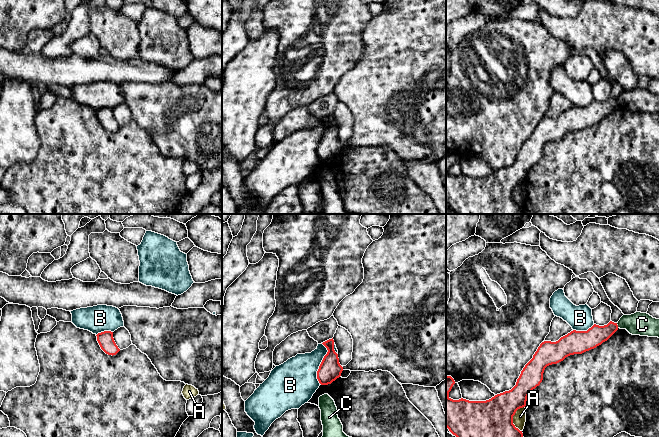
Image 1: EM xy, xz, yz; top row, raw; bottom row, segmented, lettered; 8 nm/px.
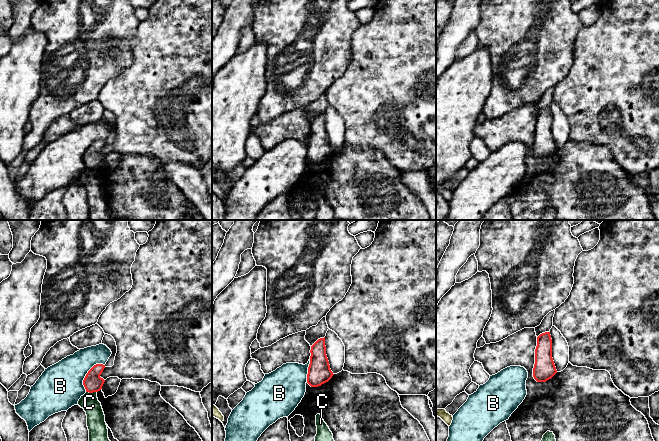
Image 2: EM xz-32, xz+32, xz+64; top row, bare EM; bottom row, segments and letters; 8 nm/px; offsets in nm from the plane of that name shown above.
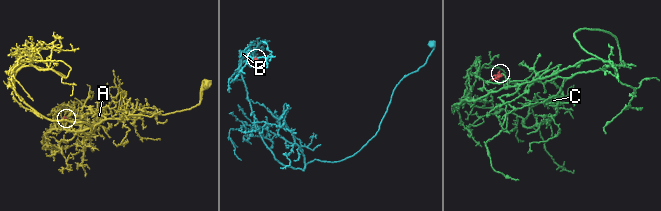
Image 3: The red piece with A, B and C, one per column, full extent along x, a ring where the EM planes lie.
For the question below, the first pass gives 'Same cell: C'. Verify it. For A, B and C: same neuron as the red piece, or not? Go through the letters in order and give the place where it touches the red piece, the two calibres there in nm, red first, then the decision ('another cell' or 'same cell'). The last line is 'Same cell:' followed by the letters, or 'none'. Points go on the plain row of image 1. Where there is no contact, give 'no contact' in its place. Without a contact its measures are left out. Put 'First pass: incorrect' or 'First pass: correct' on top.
First pass: incorrect
A: yz (512, 194) | 480/110 nm | another cell
B: xz (321, 139) | 180/340 nm | another cell
C: yz (617, 101) | 160/180 nm | another cell
Same cell: none

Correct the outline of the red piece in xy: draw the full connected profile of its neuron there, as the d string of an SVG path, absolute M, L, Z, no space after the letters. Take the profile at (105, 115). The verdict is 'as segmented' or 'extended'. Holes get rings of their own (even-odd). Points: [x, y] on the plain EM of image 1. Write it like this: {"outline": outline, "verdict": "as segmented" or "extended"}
{"outline": "M104 107L104 108L98 109L96 112L101 125L106 130L113 132L120 127L120 125L118 124L118 122L114 117L113 108Z", "verdict": "as segmented"}

